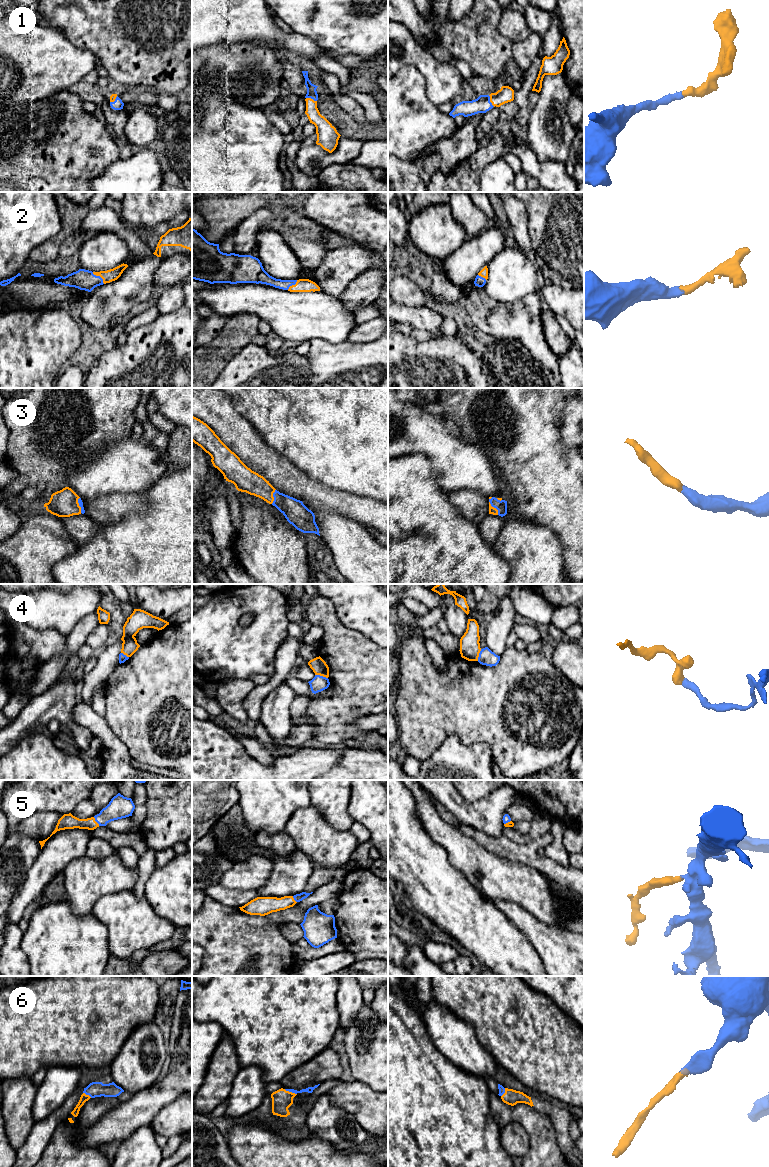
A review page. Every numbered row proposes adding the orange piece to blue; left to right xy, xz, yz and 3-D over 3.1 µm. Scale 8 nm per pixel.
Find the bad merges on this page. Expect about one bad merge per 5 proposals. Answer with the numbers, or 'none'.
none

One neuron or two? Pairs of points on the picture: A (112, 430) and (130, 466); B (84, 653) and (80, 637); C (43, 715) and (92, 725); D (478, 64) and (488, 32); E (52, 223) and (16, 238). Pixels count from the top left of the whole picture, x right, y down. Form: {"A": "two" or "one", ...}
{"A": "two", "B": "two", "C": "two", "D": "one", "E": "one"}

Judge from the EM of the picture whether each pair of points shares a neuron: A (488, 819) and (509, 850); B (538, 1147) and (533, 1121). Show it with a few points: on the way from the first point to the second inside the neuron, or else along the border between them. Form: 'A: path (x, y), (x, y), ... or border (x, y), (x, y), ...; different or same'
A: border (478, 830), (491, 836), (502, 836); different
B: path (538, 1141), (538, 1127); same

